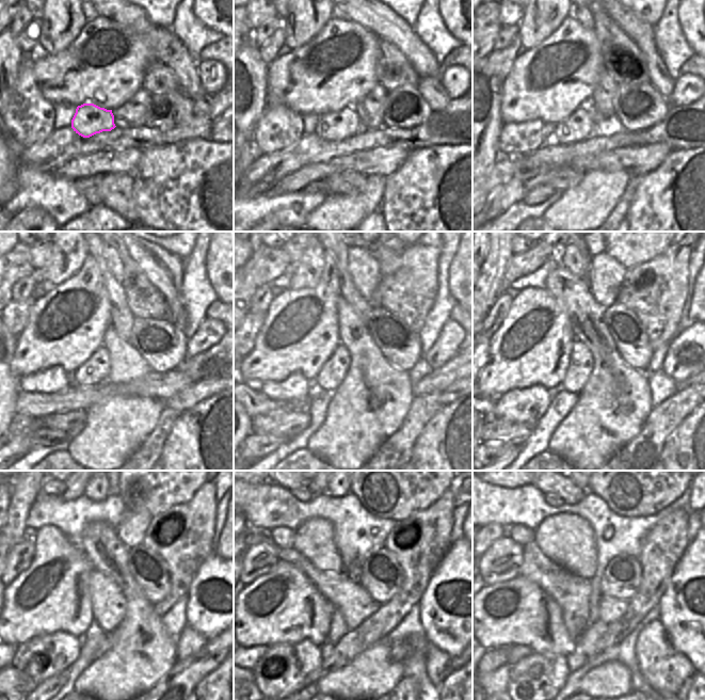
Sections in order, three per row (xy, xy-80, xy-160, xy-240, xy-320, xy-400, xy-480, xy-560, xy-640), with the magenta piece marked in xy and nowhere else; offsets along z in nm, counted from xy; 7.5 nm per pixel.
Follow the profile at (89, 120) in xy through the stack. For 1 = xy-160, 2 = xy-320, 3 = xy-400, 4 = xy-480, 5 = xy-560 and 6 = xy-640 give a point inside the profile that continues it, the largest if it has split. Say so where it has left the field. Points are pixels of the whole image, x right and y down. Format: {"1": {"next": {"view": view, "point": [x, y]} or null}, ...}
{"1": {"next": {"view": "xy-160", "point": [578, 126]}}, "2": {"next": {"view": "xy-320", "point": [334, 371]}}, "3": {"next": {"view": "xy-400", "point": [587, 358]}}, "4": {"next": {"view": "xy-480", "point": [114, 604]}}, "5": {"next": {"view": "xy-560", "point": [357, 605]}}, "6": {"next": {"view": "xy-640", "point": [610, 609]}}}

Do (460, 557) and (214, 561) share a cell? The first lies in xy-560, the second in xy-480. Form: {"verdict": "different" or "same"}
{"verdict": "same"}

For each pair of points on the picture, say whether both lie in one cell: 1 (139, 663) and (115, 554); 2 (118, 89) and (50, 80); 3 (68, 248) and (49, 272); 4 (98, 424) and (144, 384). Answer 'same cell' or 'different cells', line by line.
1: same cell
2: same cell
3: same cell
4: different cells

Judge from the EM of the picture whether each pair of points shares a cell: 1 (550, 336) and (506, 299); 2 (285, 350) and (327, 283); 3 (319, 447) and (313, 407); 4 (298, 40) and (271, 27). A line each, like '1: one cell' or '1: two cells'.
1: two cells
2: one cell
3: two cells
4: two cells

